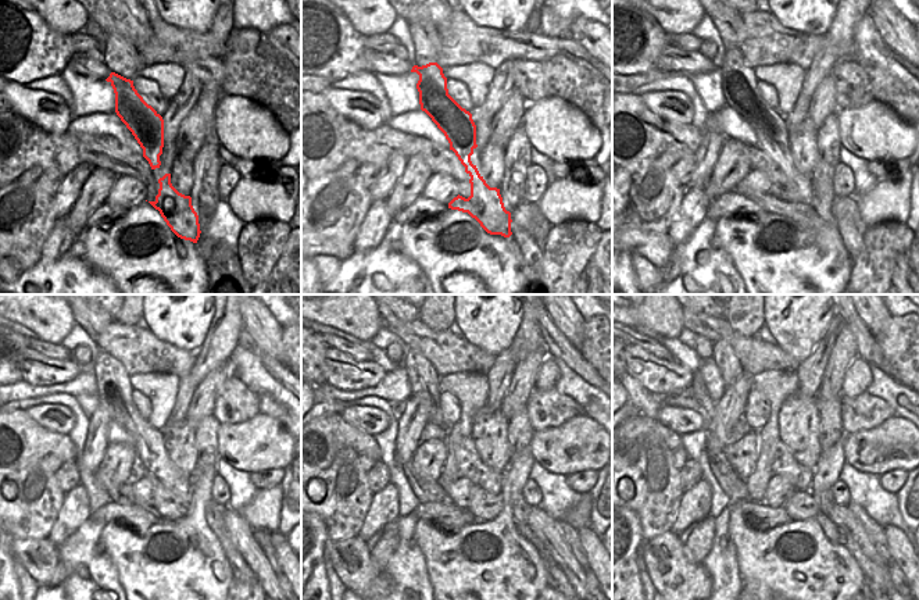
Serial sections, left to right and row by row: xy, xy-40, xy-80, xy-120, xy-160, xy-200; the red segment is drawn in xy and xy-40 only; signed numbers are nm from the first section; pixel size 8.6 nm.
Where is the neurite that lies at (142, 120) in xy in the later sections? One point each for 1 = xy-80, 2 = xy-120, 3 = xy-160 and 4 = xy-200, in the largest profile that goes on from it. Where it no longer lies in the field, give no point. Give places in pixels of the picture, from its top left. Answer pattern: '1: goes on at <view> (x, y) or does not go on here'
1: goes on at xy-80 (739, 82)
2: goes on at xy-120 (114, 389)
3: goes on at xy-160 (424, 379)
4: goes on at xy-200 (725, 357)

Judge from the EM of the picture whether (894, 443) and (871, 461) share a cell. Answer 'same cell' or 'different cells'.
same cell

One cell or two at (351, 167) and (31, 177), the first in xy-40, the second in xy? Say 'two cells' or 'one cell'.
one cell

